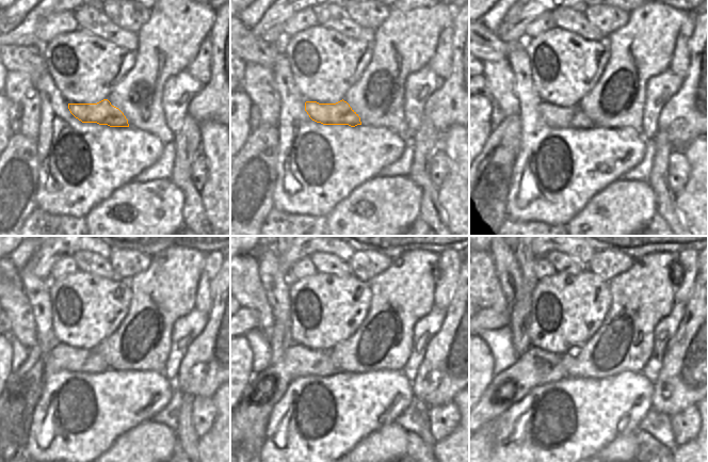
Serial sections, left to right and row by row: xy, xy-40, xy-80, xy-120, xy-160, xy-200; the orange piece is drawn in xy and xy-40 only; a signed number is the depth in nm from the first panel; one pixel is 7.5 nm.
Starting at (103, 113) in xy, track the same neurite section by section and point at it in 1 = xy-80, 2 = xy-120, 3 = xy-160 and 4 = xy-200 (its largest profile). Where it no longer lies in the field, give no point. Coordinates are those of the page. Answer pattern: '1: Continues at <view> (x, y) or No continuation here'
1: Continues at xy-80 (572, 117)
2: Continues at xy-120 (63, 356)
3: Continues at xy-160 (266, 388)
4: Continues at xy-200 (536, 367).

